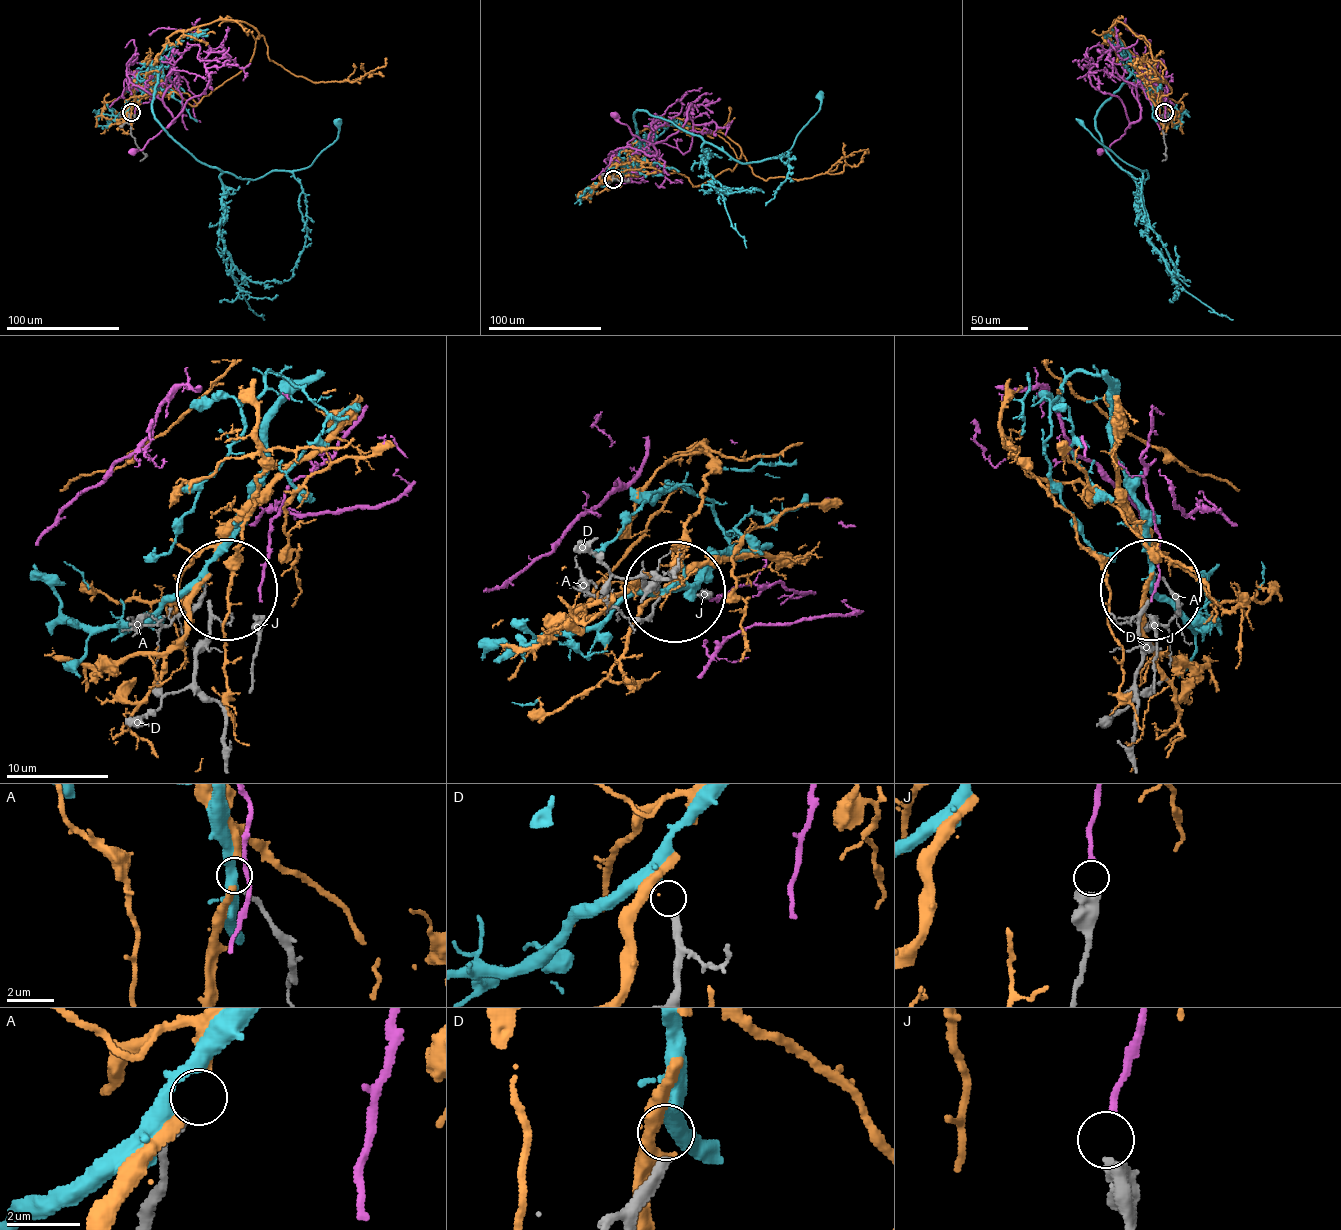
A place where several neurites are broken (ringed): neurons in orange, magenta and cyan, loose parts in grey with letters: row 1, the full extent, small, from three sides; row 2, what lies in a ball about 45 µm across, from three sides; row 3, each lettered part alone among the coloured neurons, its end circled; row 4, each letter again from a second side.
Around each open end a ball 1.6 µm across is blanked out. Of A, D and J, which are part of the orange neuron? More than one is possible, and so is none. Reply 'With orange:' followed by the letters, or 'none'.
With orange: none

